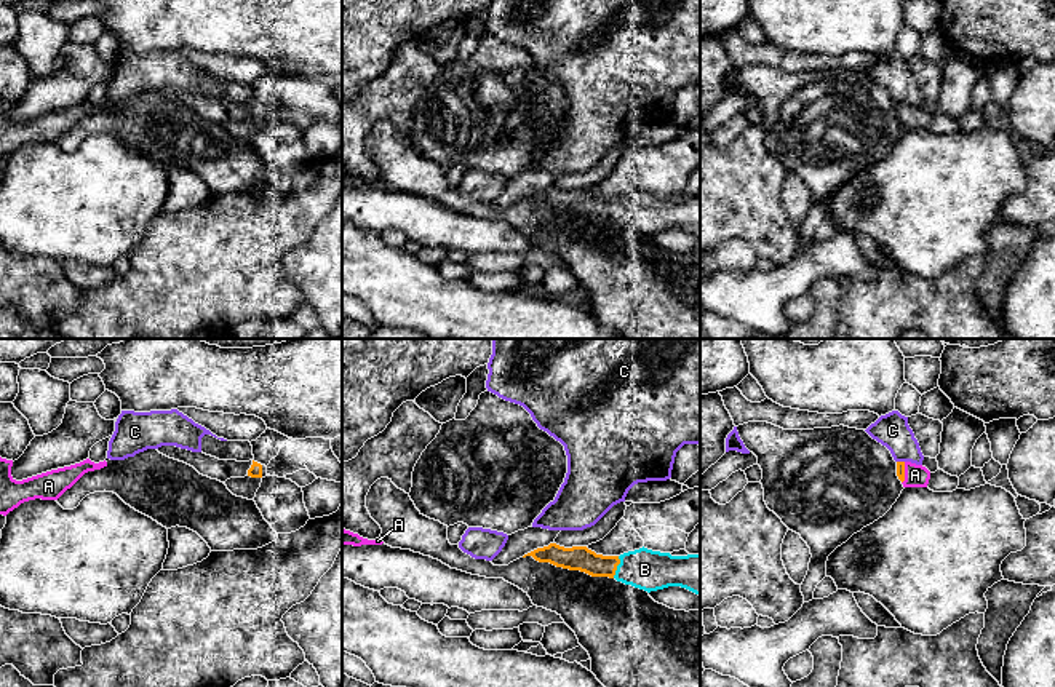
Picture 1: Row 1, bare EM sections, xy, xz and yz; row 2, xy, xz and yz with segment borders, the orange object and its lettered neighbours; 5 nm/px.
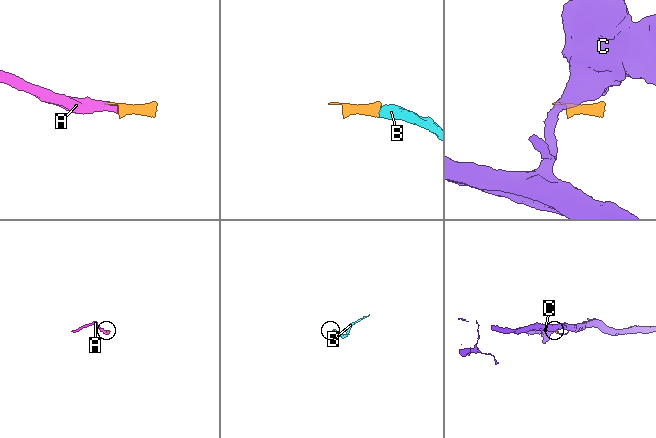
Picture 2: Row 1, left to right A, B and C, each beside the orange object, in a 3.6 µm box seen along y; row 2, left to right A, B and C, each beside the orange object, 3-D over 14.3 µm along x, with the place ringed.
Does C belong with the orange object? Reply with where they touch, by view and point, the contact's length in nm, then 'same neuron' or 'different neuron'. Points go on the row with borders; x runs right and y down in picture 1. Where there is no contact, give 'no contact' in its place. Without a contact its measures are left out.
yz (900, 462) | 40 nm | different neuron

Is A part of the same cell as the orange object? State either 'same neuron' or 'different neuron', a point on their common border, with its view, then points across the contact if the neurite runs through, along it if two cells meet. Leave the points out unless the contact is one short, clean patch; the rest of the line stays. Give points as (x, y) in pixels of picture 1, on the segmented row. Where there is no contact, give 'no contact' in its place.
same neuron | yz (903, 473) | across yz (900, 465), (903, 473), (915, 475)

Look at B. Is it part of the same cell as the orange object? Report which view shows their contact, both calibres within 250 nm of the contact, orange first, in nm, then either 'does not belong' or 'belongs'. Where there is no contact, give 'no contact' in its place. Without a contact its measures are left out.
meets orange in xz; 130 nm thick on the orange side, 200 nm on the other; belongs

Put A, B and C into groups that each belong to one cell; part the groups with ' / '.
A B / C

